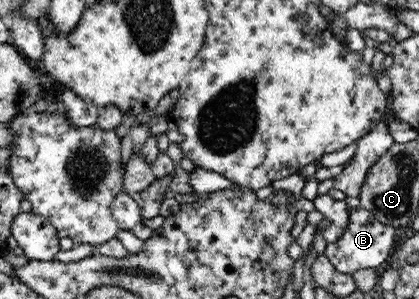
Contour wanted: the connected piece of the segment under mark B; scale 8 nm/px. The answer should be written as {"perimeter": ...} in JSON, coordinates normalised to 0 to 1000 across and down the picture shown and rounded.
{"perimeter":[[[835,692],[828,753],[814,793],[797,809],[780,813],[776,849],[802,903],[821,916],[840,916],[874,896],[912,900],[921,893],[921,870],[931,846],[940,846],[945,833],[940,776],[945,776],[943,756],[914,746],[878,702],[864,692]]]}

